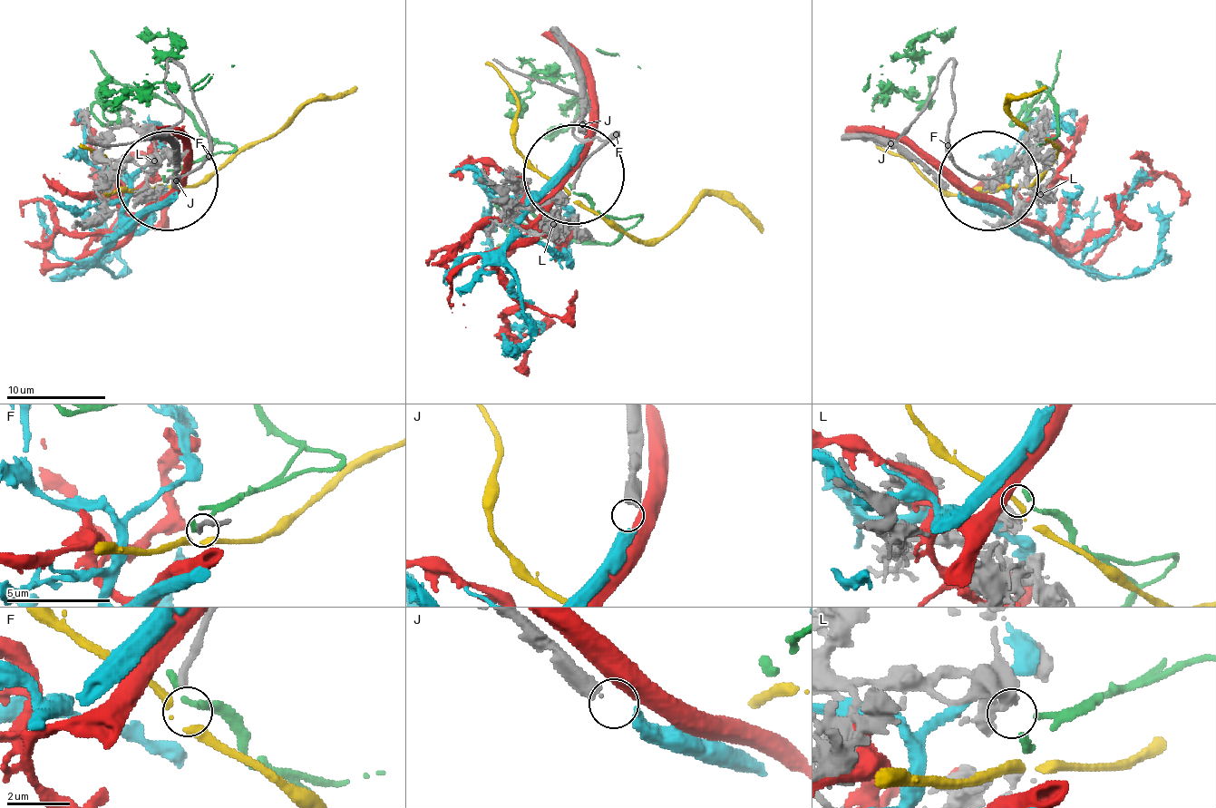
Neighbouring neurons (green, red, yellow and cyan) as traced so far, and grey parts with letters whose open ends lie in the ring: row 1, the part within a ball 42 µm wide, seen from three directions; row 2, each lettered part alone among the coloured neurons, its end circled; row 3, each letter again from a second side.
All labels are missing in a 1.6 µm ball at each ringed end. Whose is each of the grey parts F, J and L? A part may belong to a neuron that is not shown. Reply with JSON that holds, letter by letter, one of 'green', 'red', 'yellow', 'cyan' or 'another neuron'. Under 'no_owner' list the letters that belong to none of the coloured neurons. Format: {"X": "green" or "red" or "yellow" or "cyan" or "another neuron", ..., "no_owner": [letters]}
{"F": "another neuron", "J": "cyan", "L": "green", "no_owner": ["F"]}

